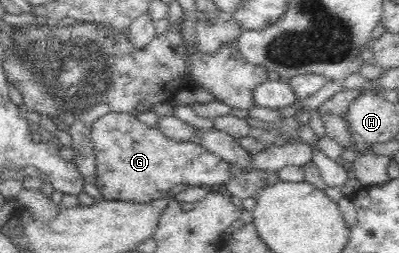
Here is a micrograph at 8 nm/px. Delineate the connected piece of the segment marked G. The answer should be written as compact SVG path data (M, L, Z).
M128 113L105 114L91 130L95 153L95 187L107 201L145 203L163 199L178 184L212 188L228 184L231 166L193 142L176 142L157 128L150 128Z

